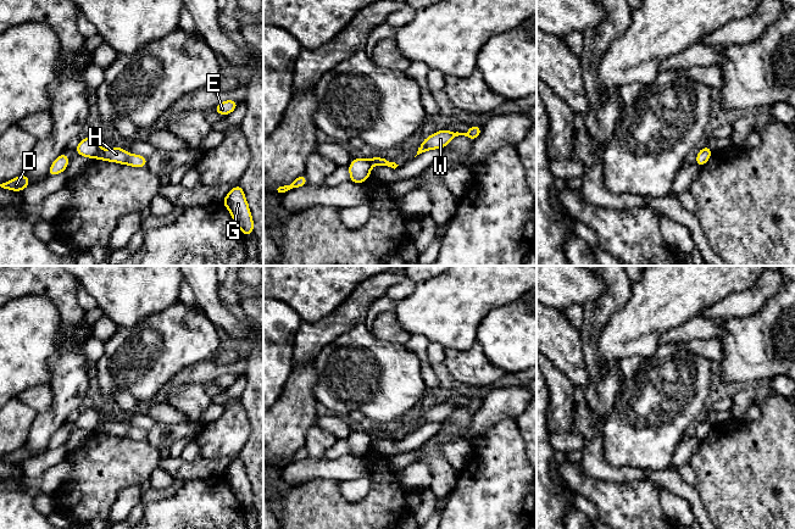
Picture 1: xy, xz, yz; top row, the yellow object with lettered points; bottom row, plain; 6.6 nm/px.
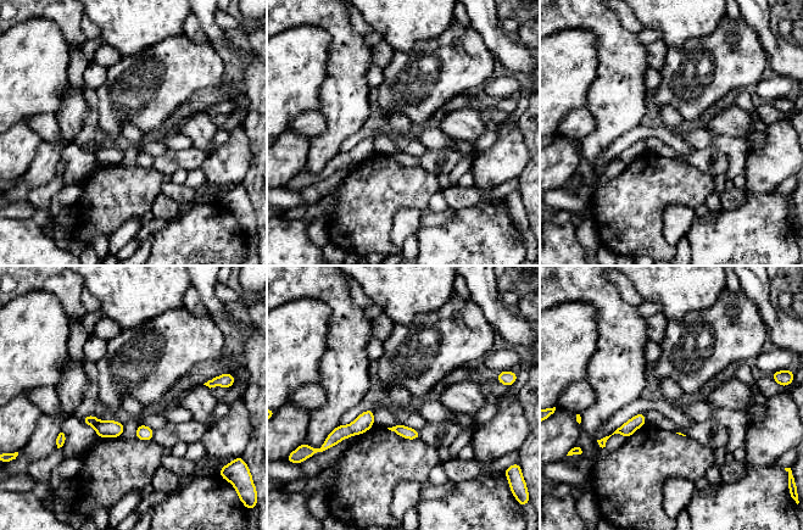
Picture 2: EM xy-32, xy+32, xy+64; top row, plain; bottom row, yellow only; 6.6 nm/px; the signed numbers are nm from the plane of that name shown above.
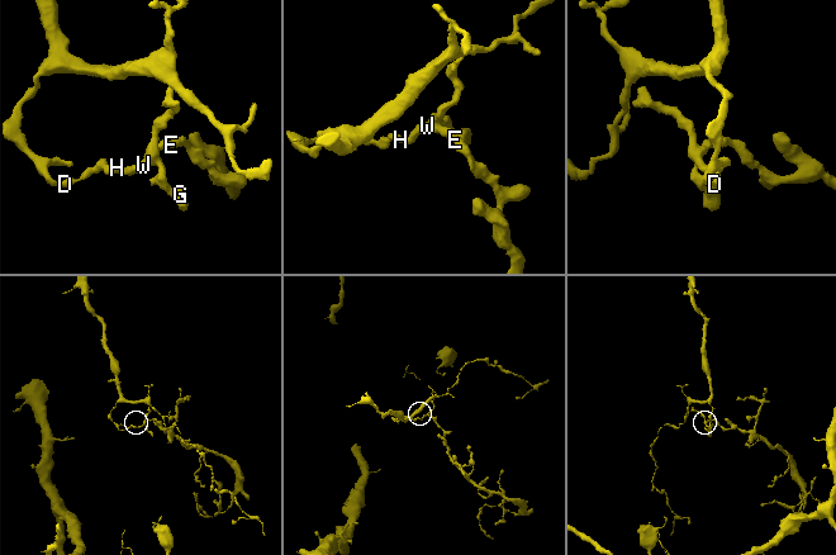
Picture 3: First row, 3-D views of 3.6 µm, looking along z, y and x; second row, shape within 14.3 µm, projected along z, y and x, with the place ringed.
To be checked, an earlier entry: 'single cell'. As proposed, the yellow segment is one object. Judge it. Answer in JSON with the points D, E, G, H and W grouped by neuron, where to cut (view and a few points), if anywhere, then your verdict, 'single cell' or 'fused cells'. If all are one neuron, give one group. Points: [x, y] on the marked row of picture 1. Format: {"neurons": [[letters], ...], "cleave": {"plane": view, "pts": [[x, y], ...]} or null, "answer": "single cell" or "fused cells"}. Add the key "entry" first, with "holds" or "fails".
{"entry": "fails", "neurons": [["D"], ["E", "G", "H", "W"]], "cleave": {"plane": "xy", "pts": [[99, 148], [93, 157]]}, "answer": "fused cells"}

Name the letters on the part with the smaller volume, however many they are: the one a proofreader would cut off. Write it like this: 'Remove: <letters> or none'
Remove: E, G, H, W

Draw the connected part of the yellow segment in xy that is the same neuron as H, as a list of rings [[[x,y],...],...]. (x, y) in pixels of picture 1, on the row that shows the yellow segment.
[[[113,147],[113,149],[99,149],[95,152],[94,158],[104,160],[107,162],[117,162],[119,165],[128,165],[130,167],[146,167],[148,157],[128,154],[123,147]]]

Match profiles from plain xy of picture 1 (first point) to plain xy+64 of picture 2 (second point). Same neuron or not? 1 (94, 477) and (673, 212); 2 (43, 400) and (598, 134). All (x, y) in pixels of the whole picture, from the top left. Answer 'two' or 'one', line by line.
1: two
2: two

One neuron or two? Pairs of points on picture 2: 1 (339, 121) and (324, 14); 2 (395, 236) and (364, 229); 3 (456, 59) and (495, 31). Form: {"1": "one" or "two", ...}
{"1": "one", "2": "two", "3": "two"}

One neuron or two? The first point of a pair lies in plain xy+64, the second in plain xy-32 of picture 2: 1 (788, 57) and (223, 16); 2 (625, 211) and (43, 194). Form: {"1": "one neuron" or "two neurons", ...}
{"1": "two neurons", "2": "two neurons"}

